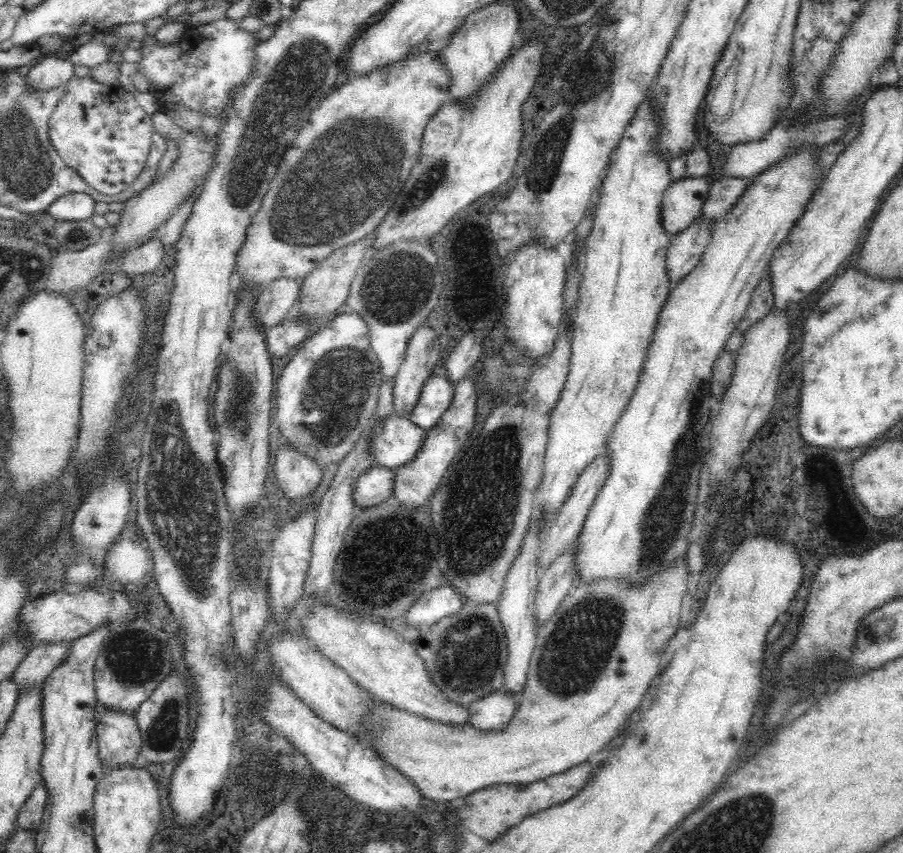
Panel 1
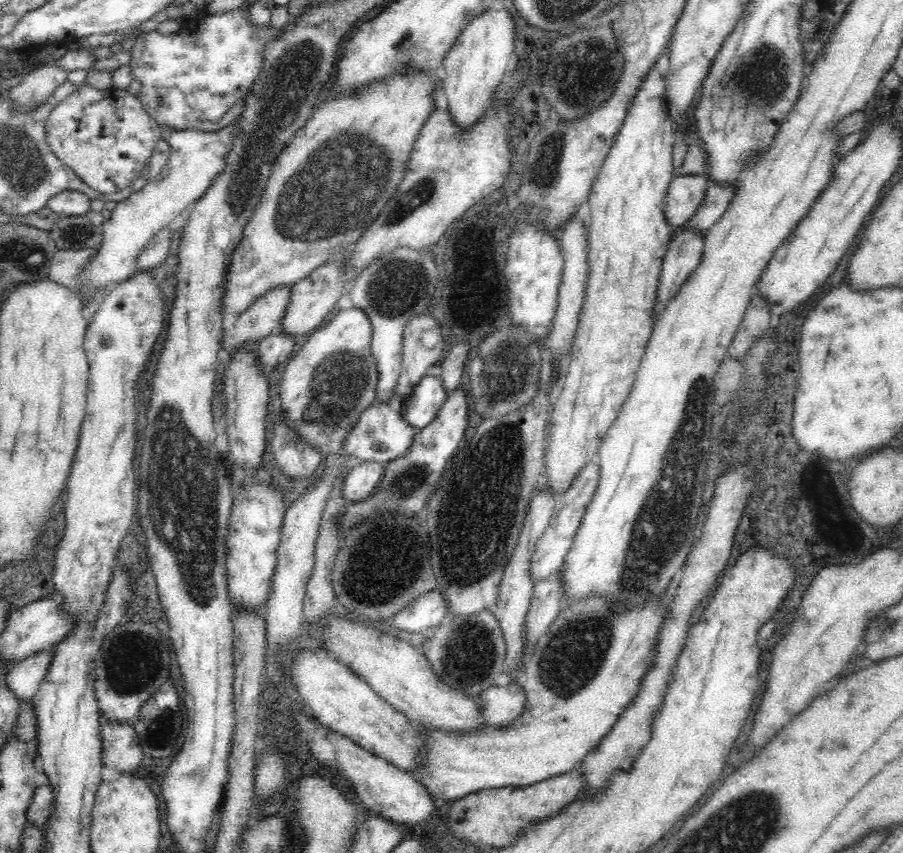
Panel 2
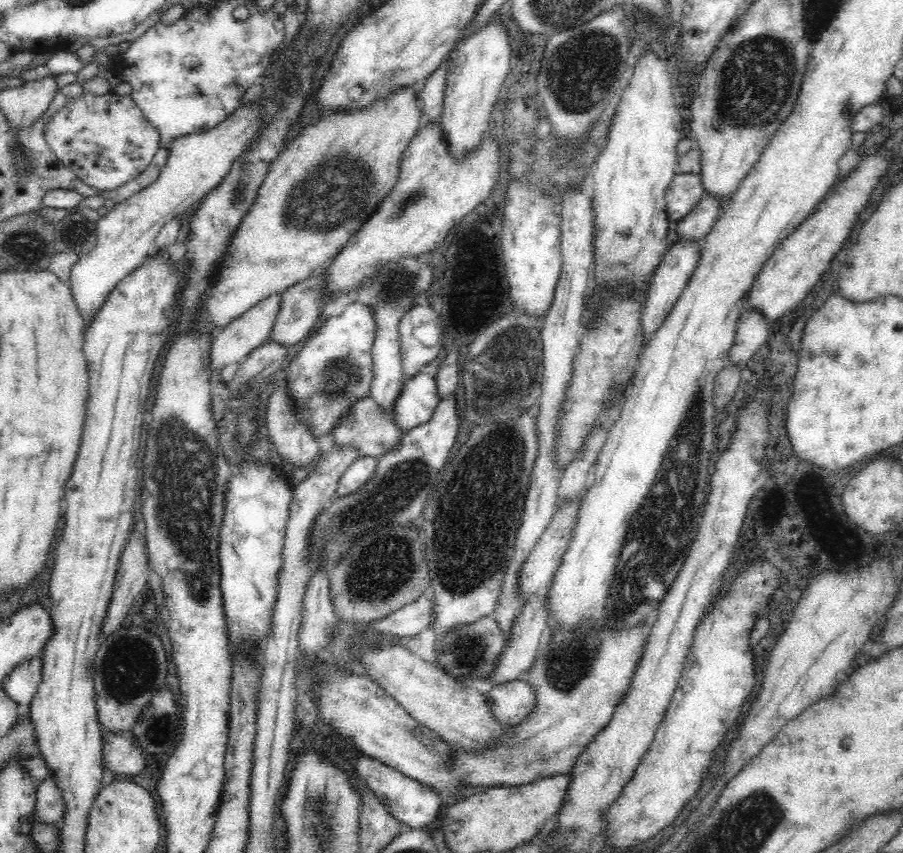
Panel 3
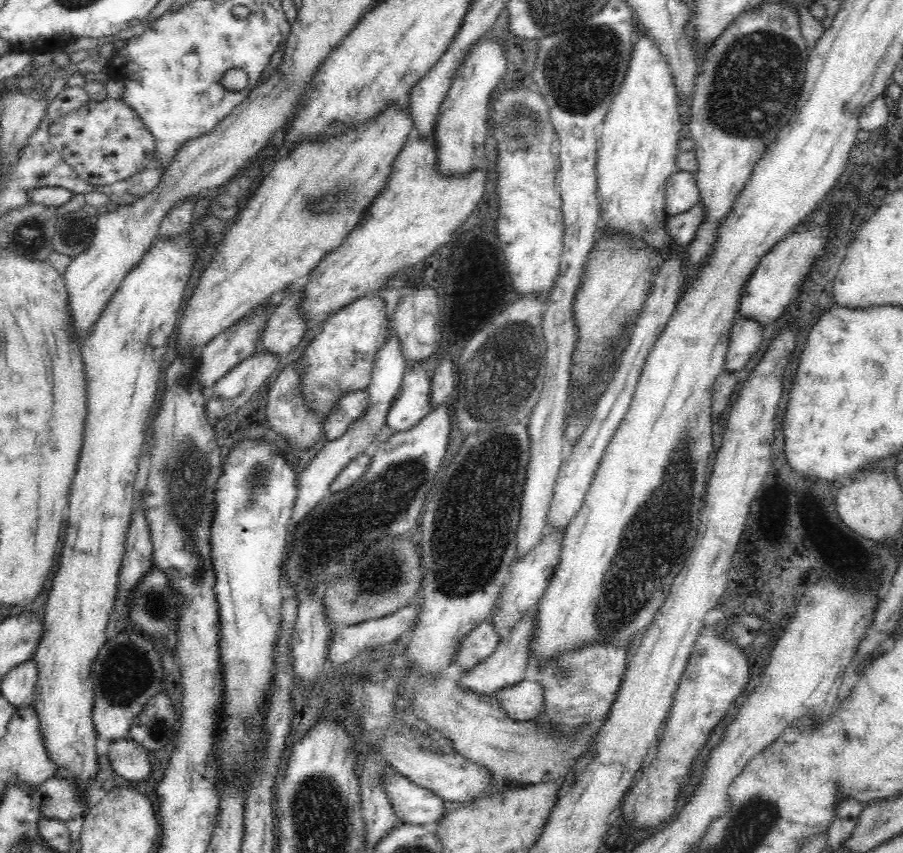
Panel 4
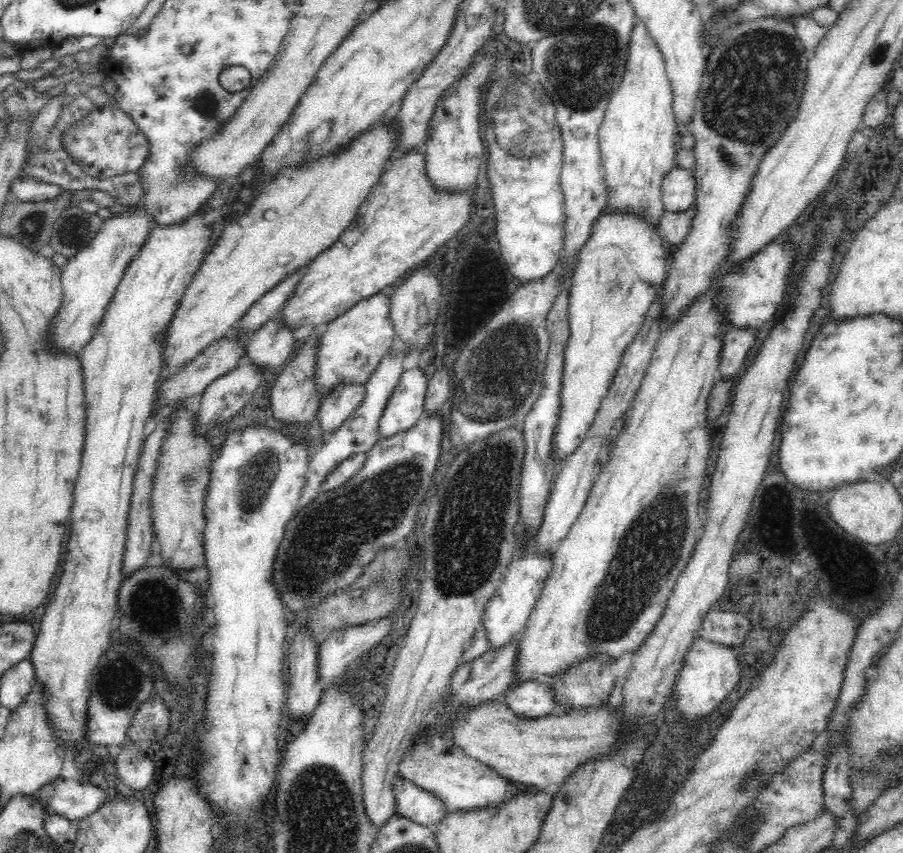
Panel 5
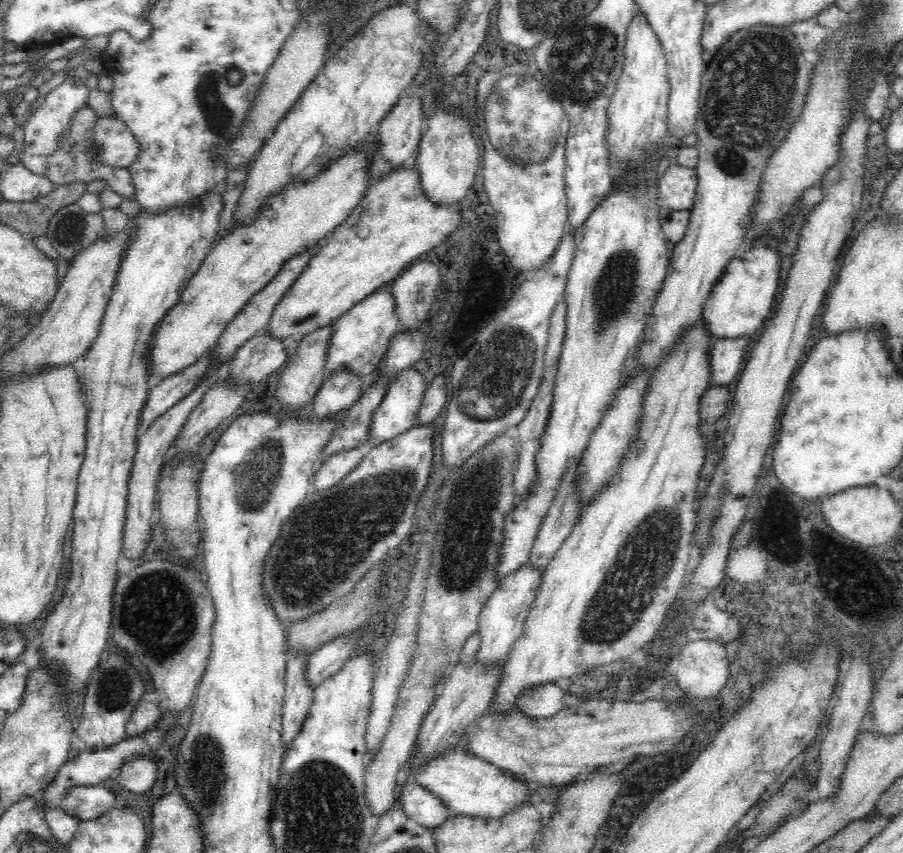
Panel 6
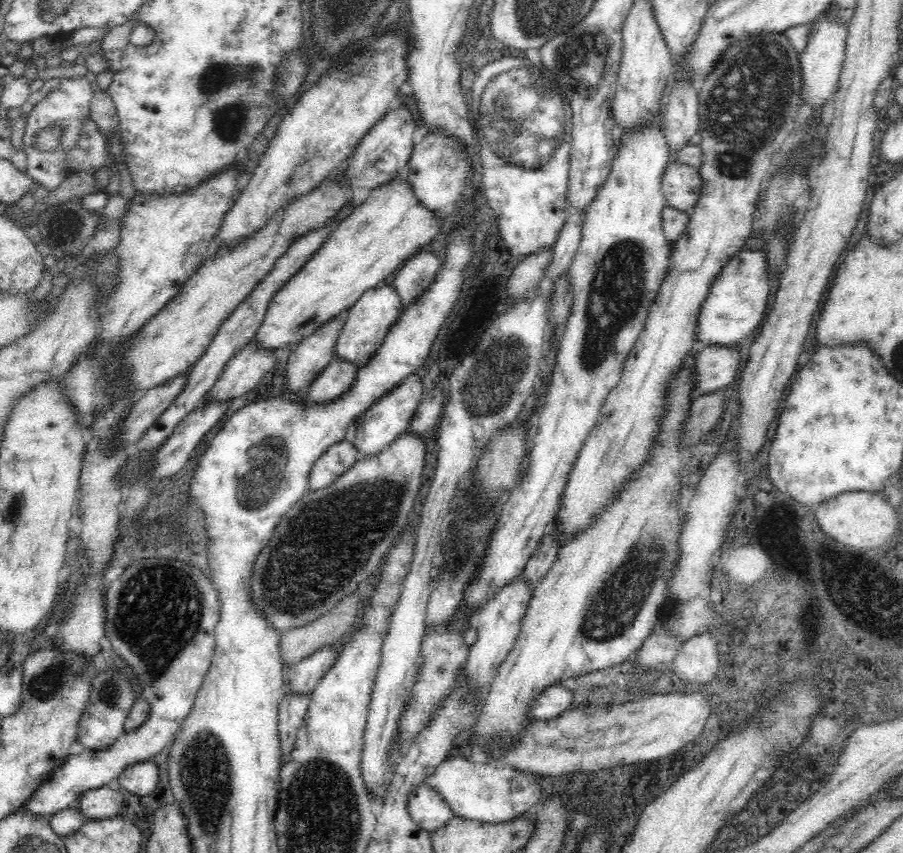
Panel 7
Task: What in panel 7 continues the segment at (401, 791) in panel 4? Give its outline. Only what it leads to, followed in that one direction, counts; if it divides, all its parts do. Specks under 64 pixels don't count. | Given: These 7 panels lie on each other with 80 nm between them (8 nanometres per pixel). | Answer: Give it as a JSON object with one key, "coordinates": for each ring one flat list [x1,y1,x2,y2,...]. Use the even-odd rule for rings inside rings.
{"coordinates":[[426,783,410,793,408,811,413,821,429,833,444,826,453,817,448,803,435,788]]}

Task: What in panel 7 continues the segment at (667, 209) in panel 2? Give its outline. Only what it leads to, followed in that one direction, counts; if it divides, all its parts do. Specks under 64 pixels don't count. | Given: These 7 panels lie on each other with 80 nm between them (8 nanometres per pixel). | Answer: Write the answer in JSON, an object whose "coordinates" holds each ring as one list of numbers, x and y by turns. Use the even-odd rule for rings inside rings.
{"coordinates":[[675,159,667,164,661,189,665,203,676,210,690,212,702,192,703,180,699,169]]}

